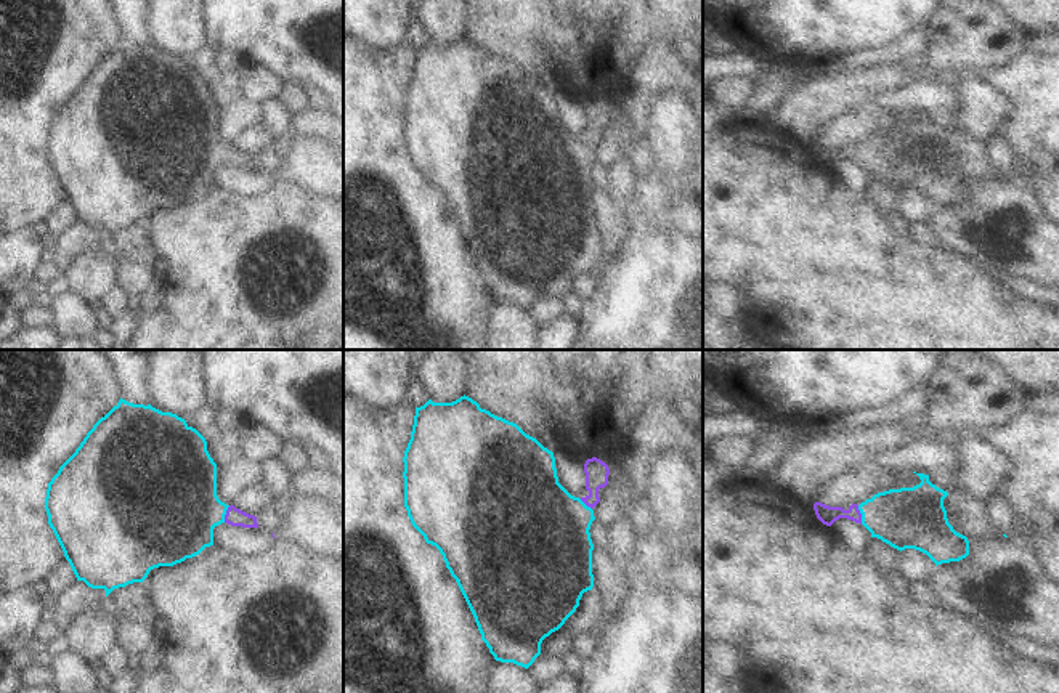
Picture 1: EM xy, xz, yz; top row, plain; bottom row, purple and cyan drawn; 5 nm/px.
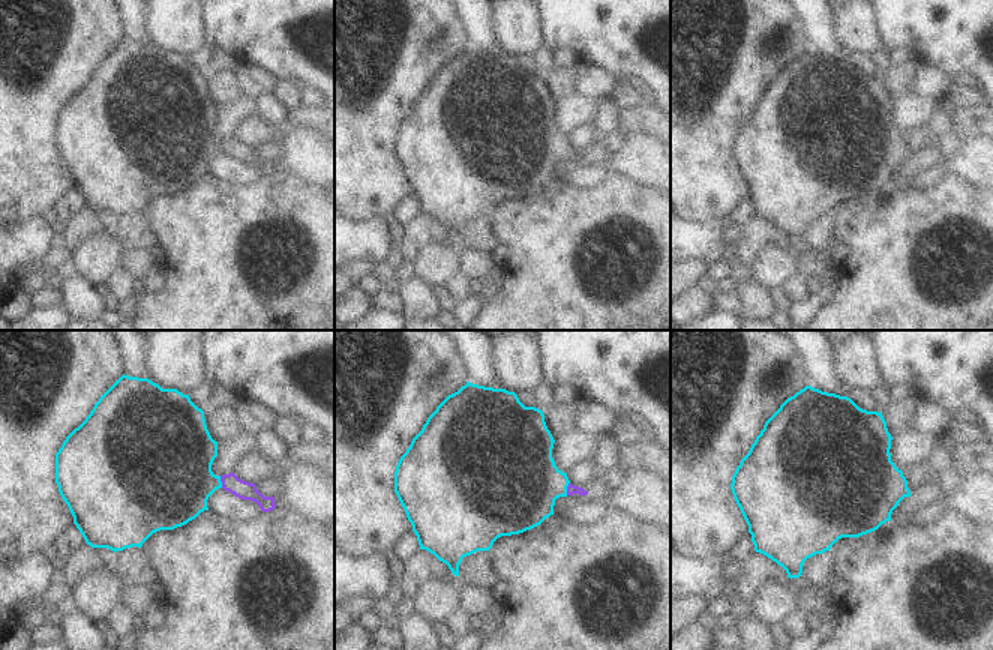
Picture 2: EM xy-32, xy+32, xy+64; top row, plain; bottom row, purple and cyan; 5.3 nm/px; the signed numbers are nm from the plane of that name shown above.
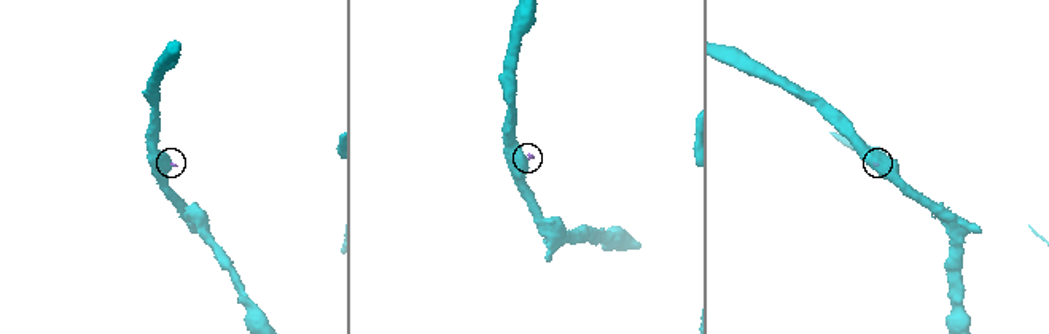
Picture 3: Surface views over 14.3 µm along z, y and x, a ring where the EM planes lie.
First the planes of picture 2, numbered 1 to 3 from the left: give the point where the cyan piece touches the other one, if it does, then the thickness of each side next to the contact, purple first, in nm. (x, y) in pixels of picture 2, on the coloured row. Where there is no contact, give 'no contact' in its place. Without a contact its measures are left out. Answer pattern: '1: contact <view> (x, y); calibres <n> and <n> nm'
1: contact xy-32 (221, 481); calibres 100 and 420 nm
2: contact xy+32 (567, 488); calibres 50 and 400 nm
3: no contact

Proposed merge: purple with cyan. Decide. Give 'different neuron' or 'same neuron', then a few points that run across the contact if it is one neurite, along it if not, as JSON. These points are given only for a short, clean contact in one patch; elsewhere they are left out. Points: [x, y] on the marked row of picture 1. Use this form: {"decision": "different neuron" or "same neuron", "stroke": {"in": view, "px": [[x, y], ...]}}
{"decision": "same neuron", "stroke": {"in": "yz", "px": [[825, 514], [860, 515], [910, 517]]}}

